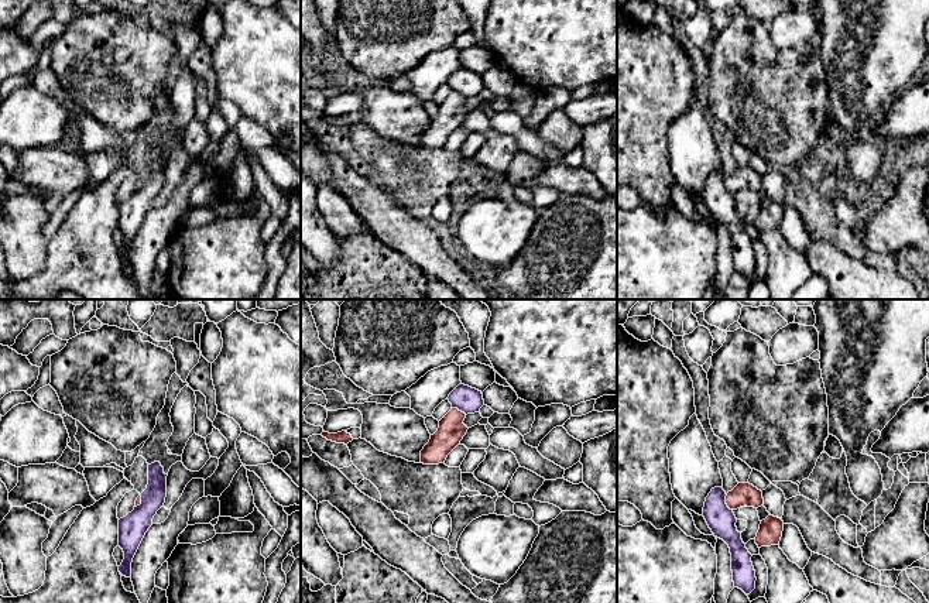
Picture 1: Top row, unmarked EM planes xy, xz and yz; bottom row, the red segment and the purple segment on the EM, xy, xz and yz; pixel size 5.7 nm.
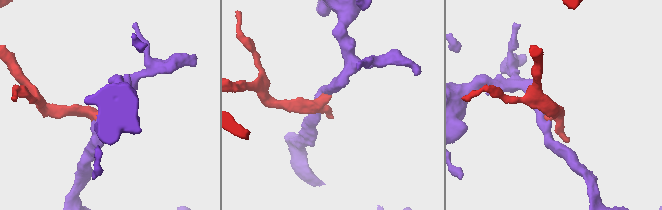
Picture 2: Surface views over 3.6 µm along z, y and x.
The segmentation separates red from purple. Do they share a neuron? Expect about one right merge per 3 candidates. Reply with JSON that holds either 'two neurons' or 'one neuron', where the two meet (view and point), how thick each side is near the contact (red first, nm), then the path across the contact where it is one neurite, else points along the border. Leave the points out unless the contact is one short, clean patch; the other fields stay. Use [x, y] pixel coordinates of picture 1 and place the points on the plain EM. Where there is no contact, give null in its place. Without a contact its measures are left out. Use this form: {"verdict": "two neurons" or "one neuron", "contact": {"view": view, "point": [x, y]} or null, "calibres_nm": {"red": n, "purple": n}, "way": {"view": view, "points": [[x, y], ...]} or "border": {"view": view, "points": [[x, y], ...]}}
{"verdict": "two neurons", "contact": {"view": "yz", "point": [726, 187]}, "calibres_nm": {"red": 130, "purple": 160}, "border": {"view": "yz", "points": [[726, 178], [726, 188], [732, 194]]}}

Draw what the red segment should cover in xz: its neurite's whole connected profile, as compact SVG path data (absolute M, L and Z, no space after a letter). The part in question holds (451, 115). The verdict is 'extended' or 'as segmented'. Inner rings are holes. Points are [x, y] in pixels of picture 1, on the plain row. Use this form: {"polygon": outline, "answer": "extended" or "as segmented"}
{"polygon": "M452 92L440 105L438 114L431 119L429 126L421 134L424 148L445 147L448 138L460 127L467 116L463 107L466 97Z", "answer": "as segmented"}

